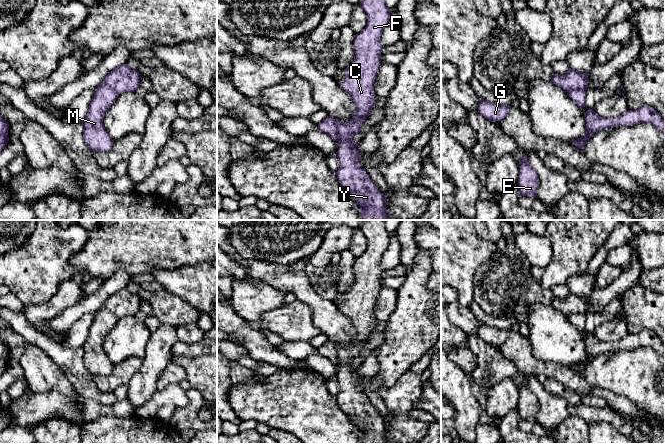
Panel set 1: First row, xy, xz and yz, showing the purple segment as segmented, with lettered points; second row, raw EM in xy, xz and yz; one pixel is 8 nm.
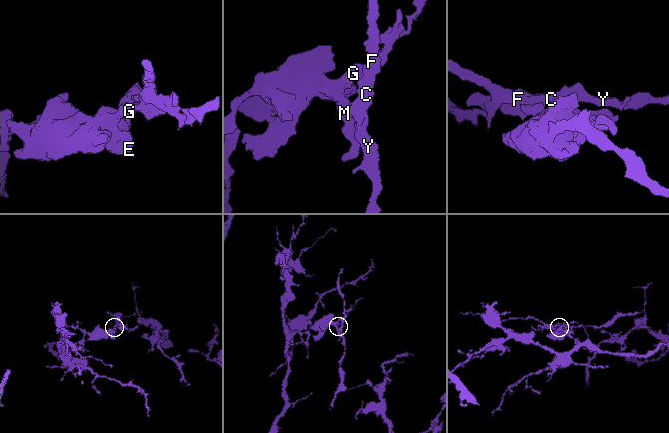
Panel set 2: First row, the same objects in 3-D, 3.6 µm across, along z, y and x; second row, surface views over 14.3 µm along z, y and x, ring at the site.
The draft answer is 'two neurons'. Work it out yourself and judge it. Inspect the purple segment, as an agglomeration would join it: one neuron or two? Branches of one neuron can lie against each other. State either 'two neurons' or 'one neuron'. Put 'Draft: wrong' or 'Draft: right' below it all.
two neurons
Draft: right

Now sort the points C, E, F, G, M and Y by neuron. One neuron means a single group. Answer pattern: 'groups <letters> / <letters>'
groups C F Y / E G M

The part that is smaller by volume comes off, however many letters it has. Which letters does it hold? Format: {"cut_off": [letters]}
{"cut_off": ["C", "F", "Y"]}

